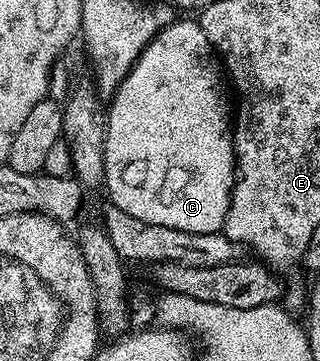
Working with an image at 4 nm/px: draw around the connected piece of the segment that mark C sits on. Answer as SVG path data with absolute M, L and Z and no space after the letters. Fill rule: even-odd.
M174 20L165 30L158 32L150 44L140 53L140 58L130 68L127 76L120 81L120 87L112 95L106 106L106 125L104 128L104 184L108 190L107 201L111 205L122 208L129 216L138 220L146 220L146 224L162 224L162 228L178 228L178 232L202 232L218 234L223 231L226 212L230 208L232 189L236 183L236 153L232 143L234 129L234 106L228 103L228 90L224 87L226 74L218 61L210 40L206 40L206 32L202 32L199 21L180 22Z

